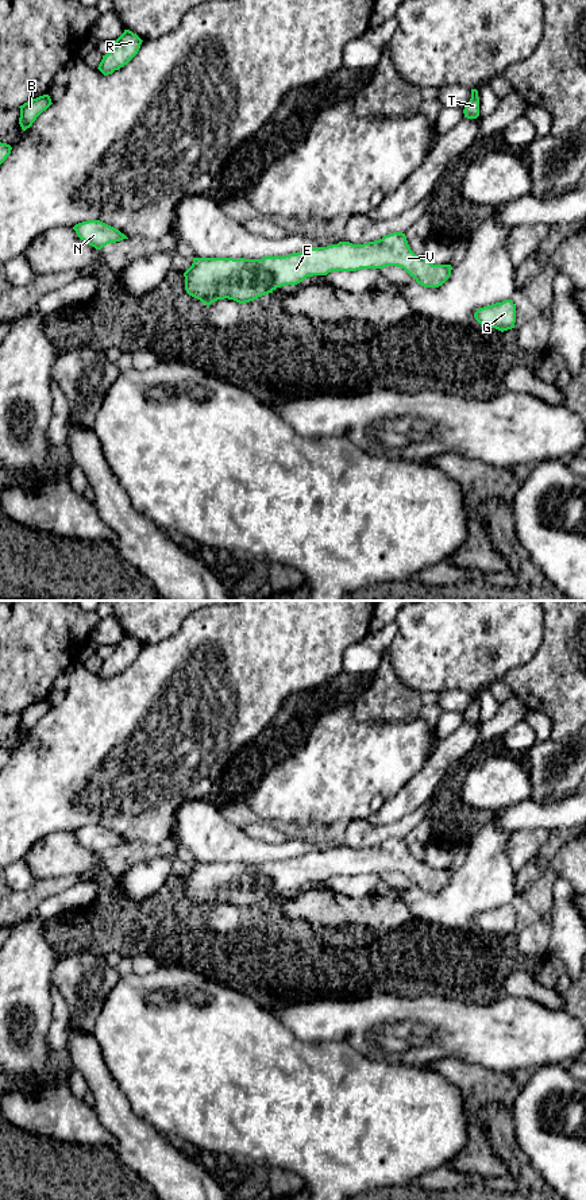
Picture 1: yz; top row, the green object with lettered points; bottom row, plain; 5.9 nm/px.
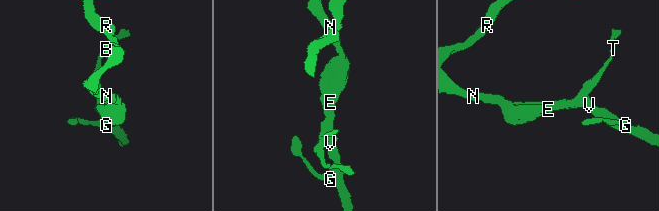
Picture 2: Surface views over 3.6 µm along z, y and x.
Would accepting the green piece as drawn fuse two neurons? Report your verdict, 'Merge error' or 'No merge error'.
No merge error

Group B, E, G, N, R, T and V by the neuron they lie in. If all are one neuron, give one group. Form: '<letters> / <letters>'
B E G N R T V

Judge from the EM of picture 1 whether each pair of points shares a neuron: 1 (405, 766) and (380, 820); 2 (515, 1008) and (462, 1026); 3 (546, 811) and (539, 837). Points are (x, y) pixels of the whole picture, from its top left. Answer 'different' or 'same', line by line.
1: different
2: same
3: different

